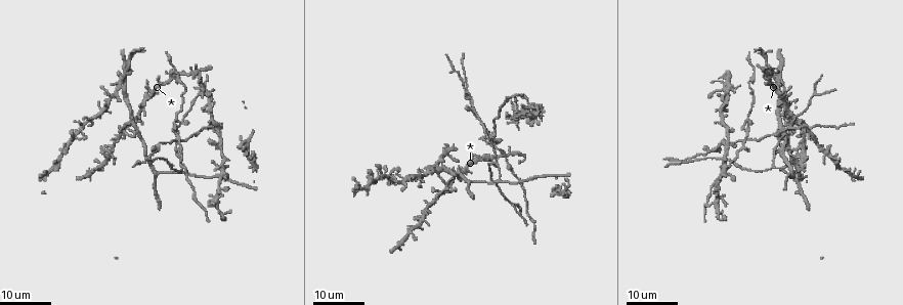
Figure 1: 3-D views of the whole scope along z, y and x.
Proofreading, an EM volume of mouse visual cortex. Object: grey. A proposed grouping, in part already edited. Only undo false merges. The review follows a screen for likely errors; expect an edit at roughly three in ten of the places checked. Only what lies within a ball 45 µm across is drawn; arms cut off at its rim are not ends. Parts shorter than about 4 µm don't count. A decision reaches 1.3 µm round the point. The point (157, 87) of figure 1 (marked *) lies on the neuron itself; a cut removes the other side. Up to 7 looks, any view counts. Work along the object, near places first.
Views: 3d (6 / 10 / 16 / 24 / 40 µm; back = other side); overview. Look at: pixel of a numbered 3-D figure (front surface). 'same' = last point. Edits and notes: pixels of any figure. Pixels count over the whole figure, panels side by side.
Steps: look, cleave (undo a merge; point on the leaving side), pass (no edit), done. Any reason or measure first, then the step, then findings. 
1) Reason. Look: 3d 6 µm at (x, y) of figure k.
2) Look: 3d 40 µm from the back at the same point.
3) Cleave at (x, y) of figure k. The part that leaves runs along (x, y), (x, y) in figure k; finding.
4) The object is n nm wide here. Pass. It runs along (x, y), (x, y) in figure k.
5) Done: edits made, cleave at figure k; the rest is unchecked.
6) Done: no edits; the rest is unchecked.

Three arms meet. Look: 3d 24 µm at (772, 167) of figure 1.

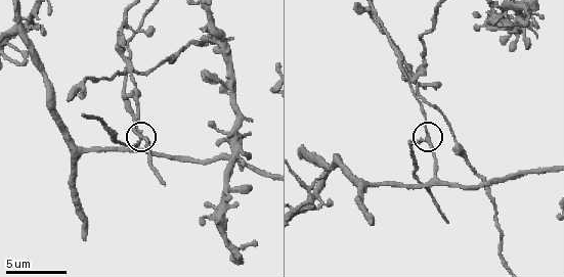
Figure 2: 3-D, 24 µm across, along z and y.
Closer look. Look: 3d 10 µm at (425, 139) of figure 2.

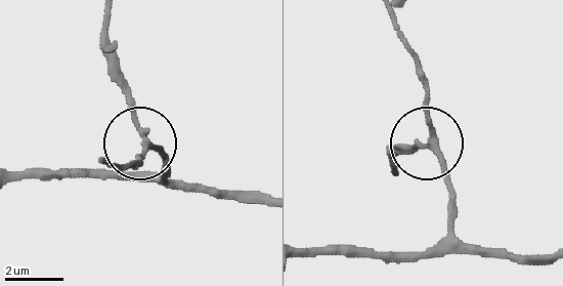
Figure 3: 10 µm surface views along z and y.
Look: 3d 6 µm at (146, 144) of figure 3.

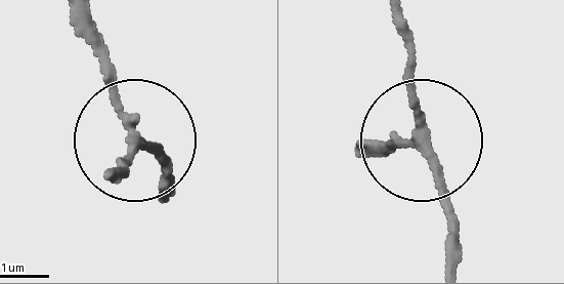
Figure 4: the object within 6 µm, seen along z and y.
The side arm is 25 µm long. Pass. It runs along (165, 197), (165, 165), (91, 30) in figure 4; all the same neuron.

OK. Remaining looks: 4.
Four arms meet. Look: 3d 10 µm at (131, 69) of figure 2.

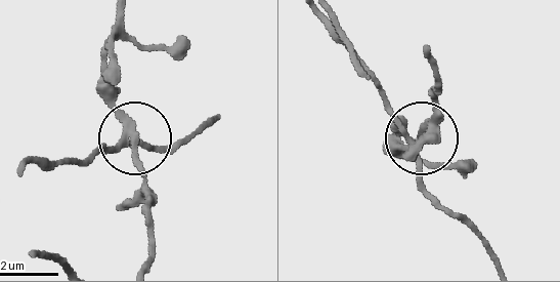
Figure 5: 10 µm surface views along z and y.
The side arm is 26 µm long. Cleave at (417, 186) of figure 5. A second neuron is stuck on.

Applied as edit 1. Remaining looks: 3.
Done: edits made, cleave at figure 5; the rest is unchecked.

